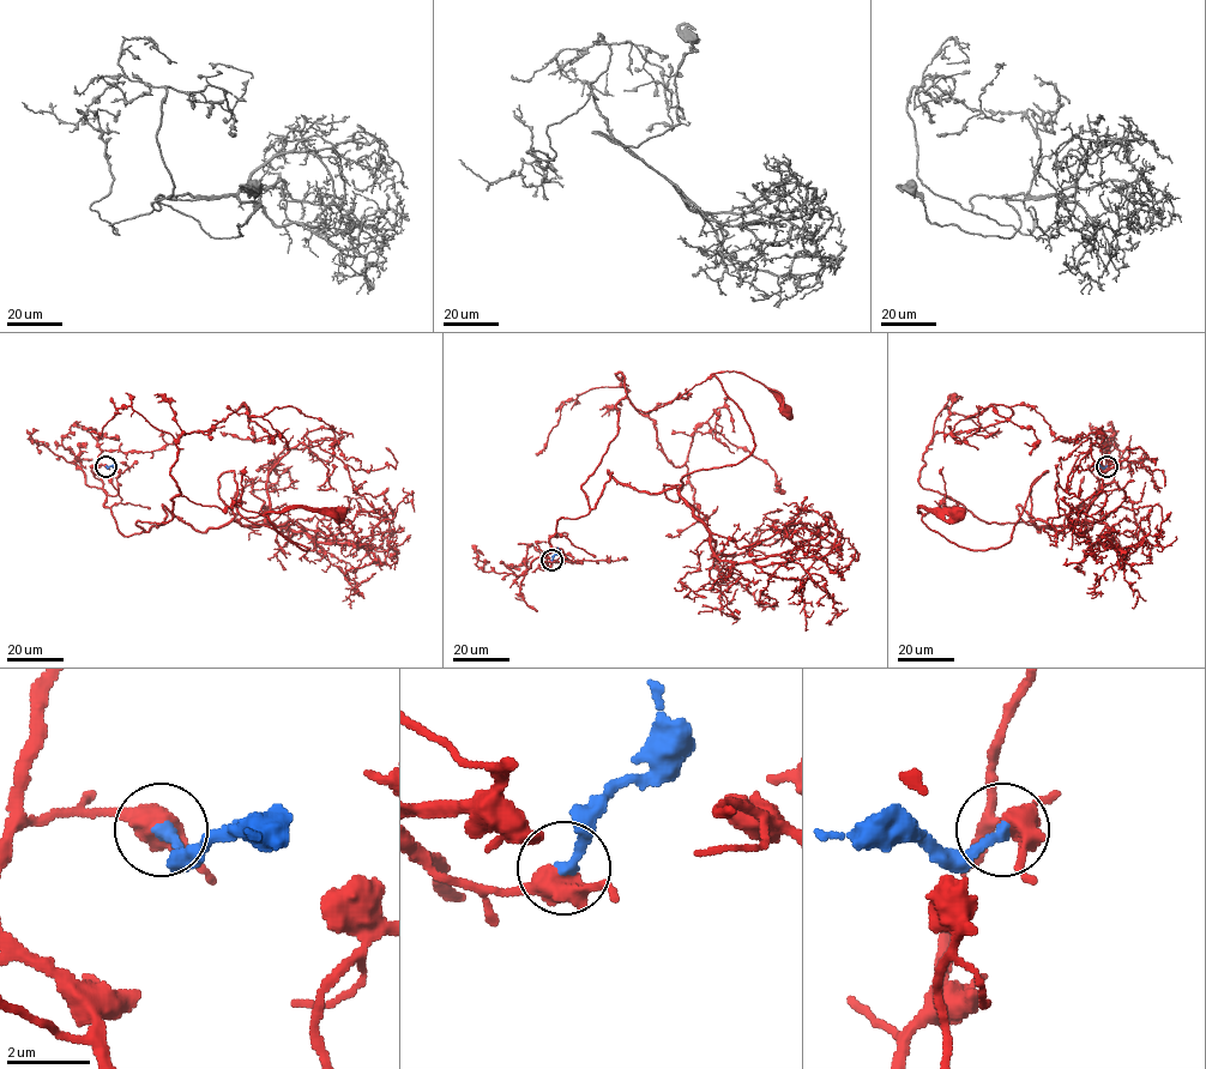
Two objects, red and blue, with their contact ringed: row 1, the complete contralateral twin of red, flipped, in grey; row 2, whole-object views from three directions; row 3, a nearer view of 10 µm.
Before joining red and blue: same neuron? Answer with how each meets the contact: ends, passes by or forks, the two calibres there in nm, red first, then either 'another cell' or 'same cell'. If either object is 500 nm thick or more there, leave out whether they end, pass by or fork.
550/280 nm | same cell

